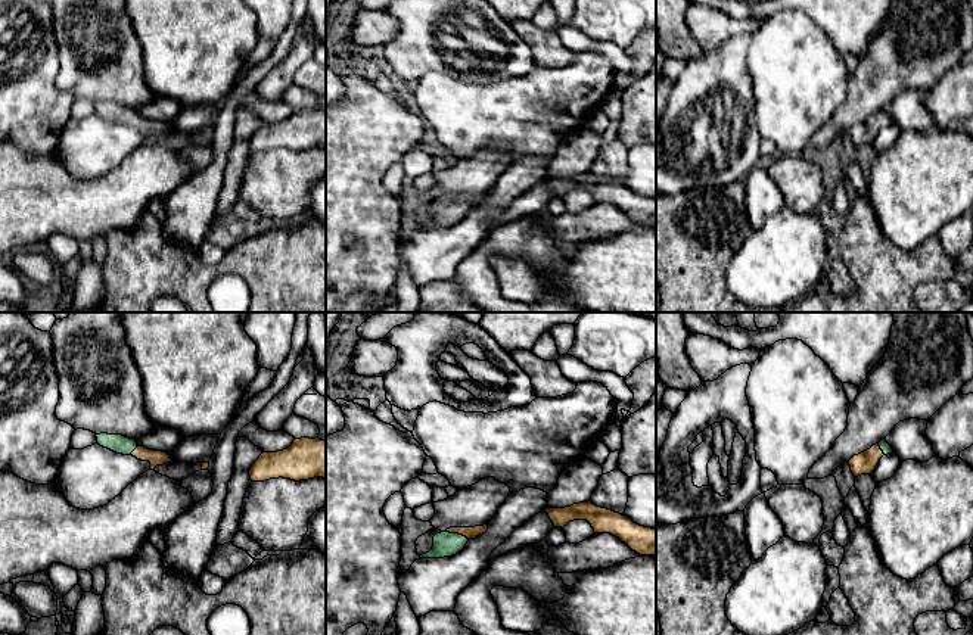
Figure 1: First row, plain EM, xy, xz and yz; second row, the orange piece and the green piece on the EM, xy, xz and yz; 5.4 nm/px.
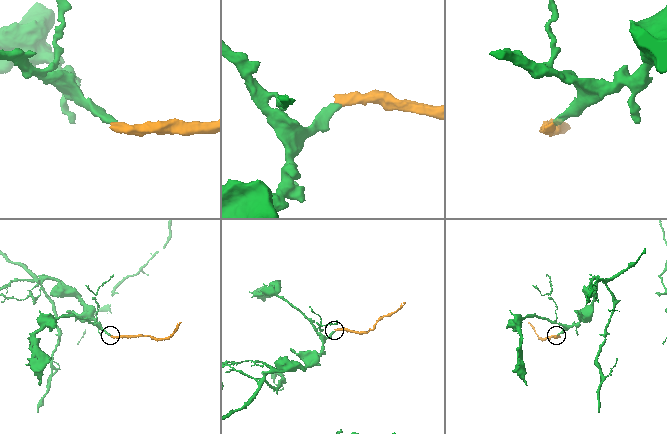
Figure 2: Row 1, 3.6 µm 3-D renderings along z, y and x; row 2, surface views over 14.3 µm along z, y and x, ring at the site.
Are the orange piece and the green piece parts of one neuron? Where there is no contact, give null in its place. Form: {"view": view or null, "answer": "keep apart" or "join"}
{"view": "xz", "answer": "join"}

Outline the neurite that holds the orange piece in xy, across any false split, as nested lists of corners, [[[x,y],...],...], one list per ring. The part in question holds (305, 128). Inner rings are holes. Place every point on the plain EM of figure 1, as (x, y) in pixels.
[[[301,108],[277,122],[262,122],[249,140],[252,152],[326,149],[326,110]]]

